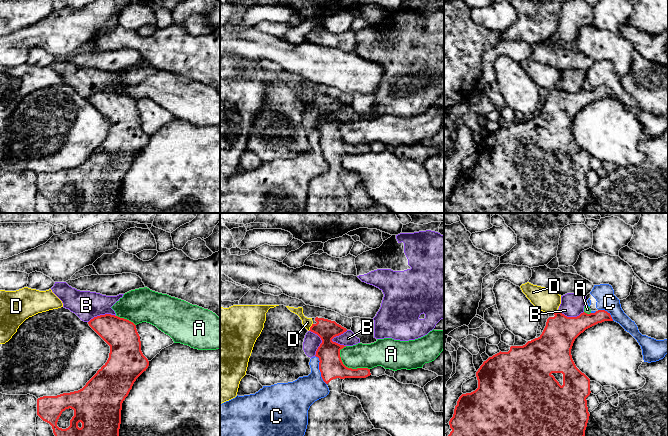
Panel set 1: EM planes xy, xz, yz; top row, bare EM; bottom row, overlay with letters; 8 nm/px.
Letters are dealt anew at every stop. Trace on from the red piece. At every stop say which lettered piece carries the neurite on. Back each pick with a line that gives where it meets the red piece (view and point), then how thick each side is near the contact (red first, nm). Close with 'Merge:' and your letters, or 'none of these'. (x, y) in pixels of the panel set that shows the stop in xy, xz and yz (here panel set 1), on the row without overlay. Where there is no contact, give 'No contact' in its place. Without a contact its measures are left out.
Merge: none of these

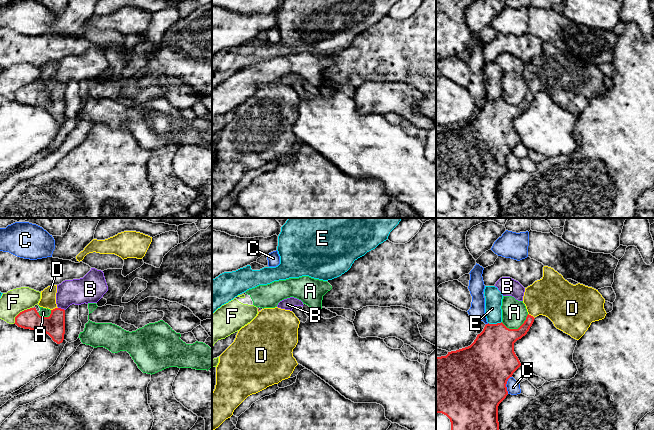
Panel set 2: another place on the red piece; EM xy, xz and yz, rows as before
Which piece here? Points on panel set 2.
D: Touches red at xy (55, 84). Thickness 170 nm (red) against 130 nm
Merge: D

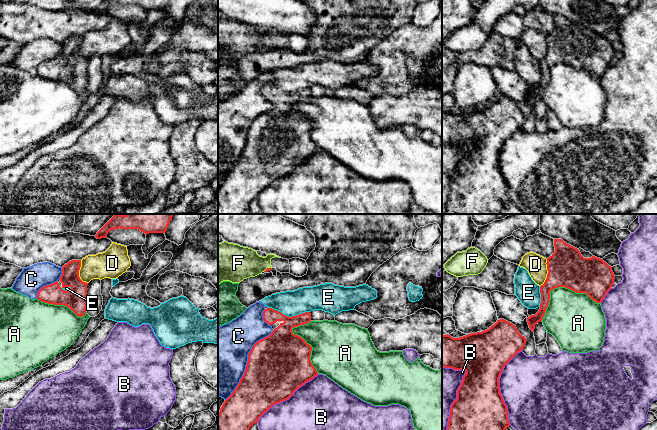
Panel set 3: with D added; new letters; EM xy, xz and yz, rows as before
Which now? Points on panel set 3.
Merge: none of these

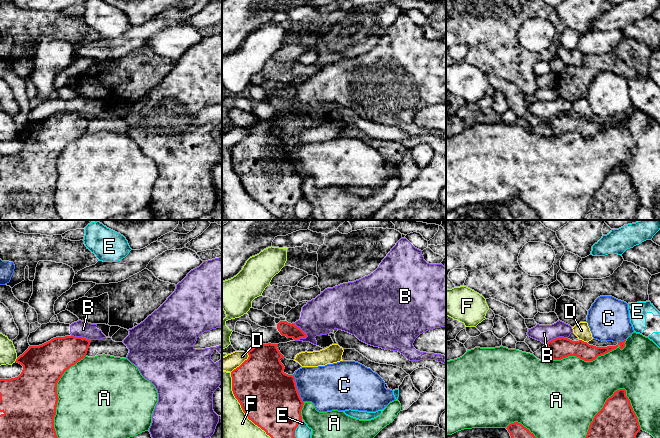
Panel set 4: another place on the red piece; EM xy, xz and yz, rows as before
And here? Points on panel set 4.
Merge: none of these

